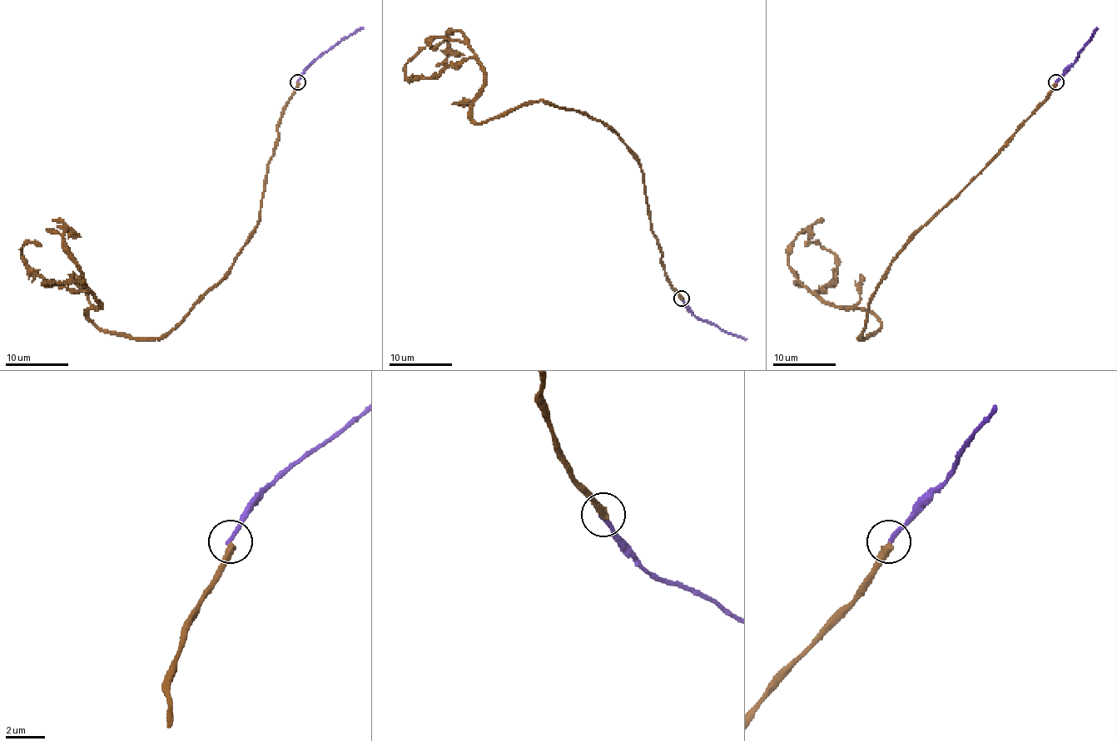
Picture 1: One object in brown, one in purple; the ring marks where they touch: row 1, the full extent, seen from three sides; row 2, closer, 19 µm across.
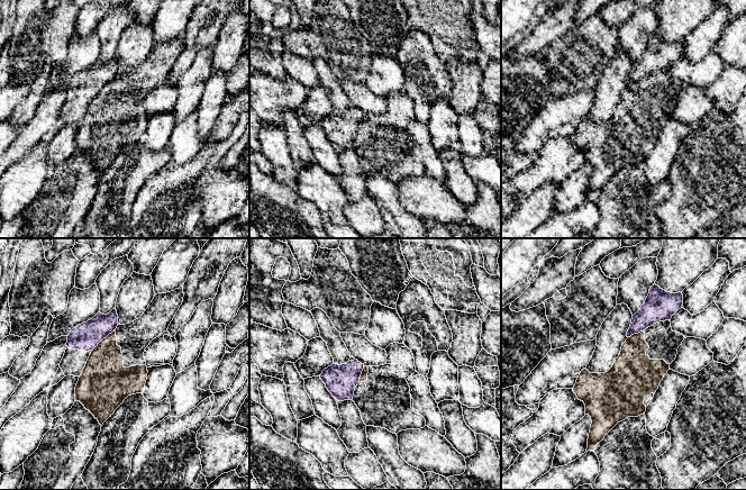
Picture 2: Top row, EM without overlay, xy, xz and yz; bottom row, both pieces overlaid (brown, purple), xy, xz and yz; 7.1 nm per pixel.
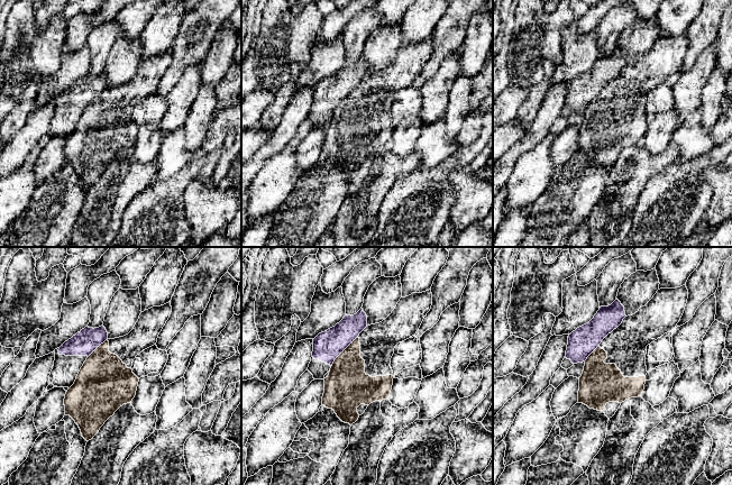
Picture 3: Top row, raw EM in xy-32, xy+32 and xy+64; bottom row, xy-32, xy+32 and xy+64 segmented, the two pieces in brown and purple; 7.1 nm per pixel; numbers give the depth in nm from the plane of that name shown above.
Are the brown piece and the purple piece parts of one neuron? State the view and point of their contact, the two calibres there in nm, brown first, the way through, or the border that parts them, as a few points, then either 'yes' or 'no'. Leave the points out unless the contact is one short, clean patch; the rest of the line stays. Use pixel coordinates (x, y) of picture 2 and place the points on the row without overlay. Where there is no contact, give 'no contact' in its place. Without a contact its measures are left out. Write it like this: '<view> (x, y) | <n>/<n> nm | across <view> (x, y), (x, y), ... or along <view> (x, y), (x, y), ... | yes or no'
xy (102, 88) | 300/200 nm | along xy (114, 78), (92, 97) | no

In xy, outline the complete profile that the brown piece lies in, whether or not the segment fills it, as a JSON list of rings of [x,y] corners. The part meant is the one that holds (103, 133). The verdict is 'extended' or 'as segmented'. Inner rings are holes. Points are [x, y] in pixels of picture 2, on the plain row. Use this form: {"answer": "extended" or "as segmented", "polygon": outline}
{"answer": "extended", "polygon": [[[183,34],[171,40],[155,43],[138,67],[118,73],[91,100],[75,135],[75,148],[80,149],[101,174],[128,144],[143,142],[148,121],[144,107],[145,97],[167,79],[183,51],[183,45]]]}

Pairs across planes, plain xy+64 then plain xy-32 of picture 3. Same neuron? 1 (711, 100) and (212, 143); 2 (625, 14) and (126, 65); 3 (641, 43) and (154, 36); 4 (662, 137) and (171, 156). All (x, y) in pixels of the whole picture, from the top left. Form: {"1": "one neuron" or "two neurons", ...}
{"1": "two neurons", "2": "two neurons", "3": "two neurons", "4": "two neurons"}

